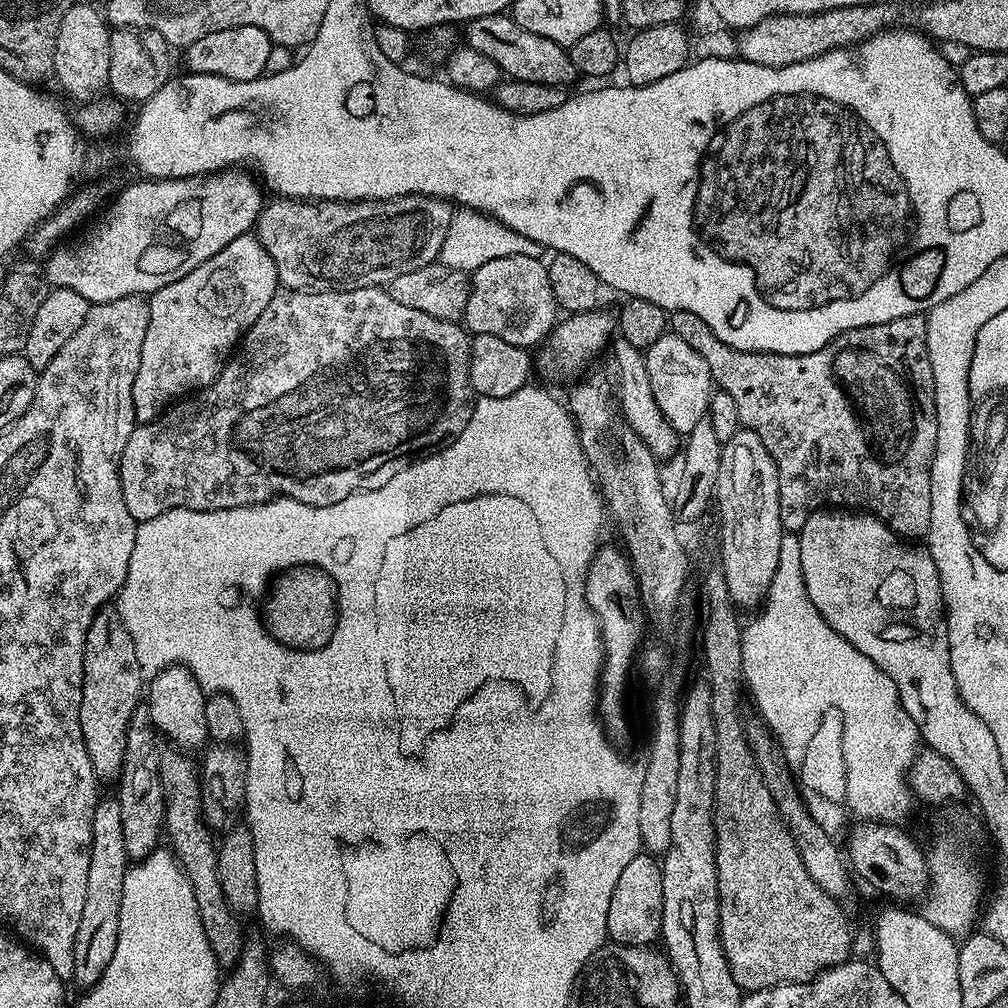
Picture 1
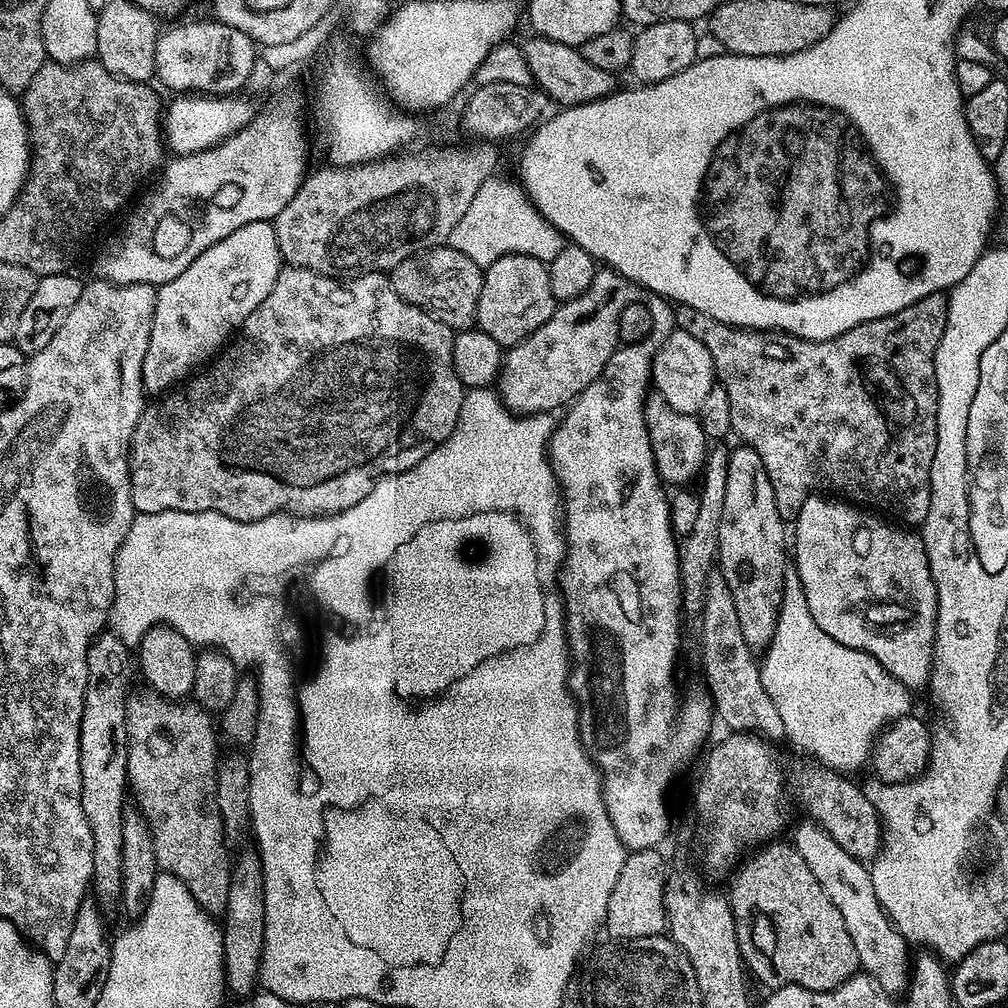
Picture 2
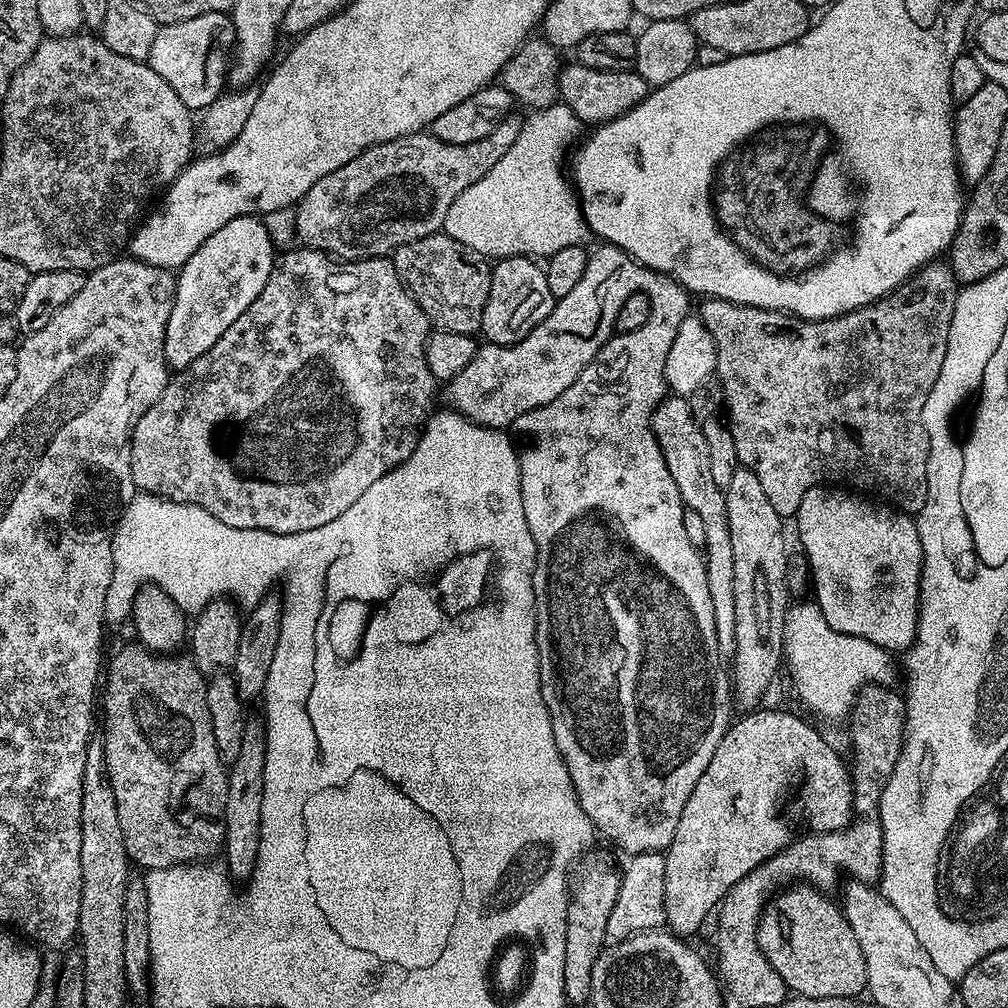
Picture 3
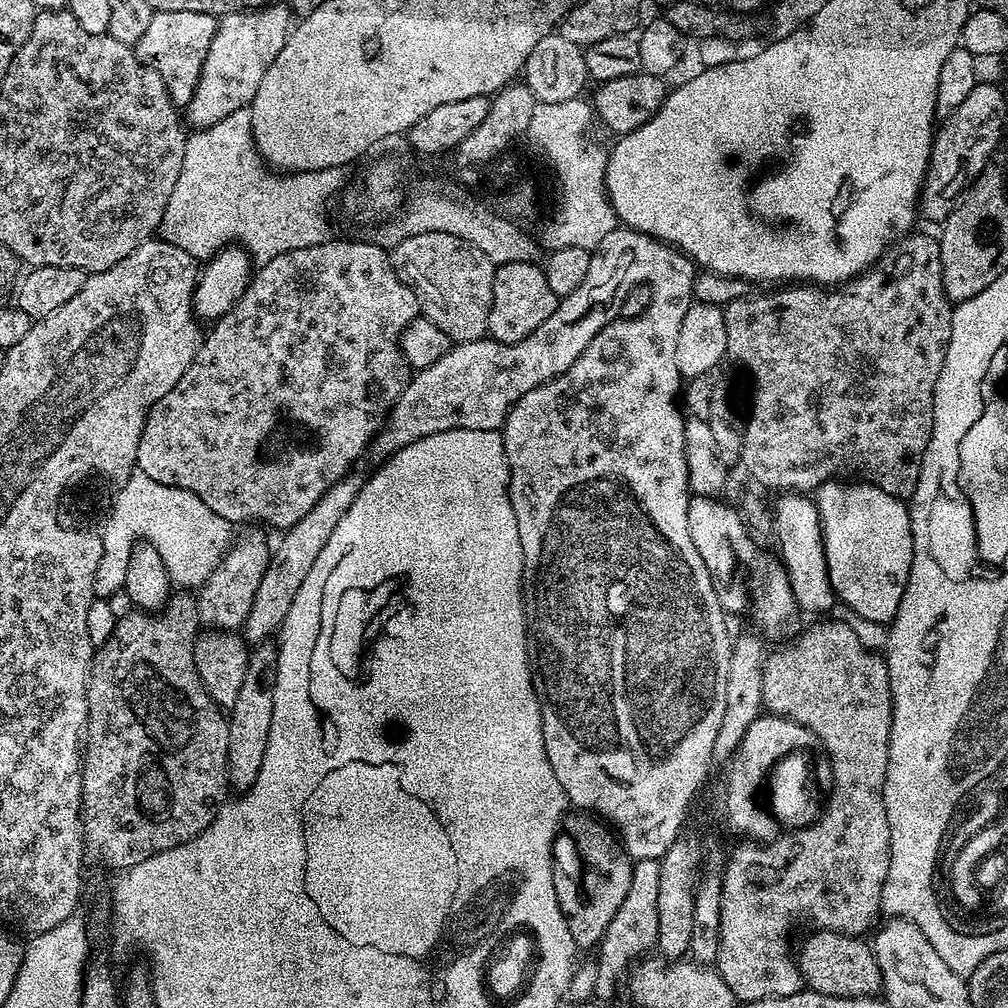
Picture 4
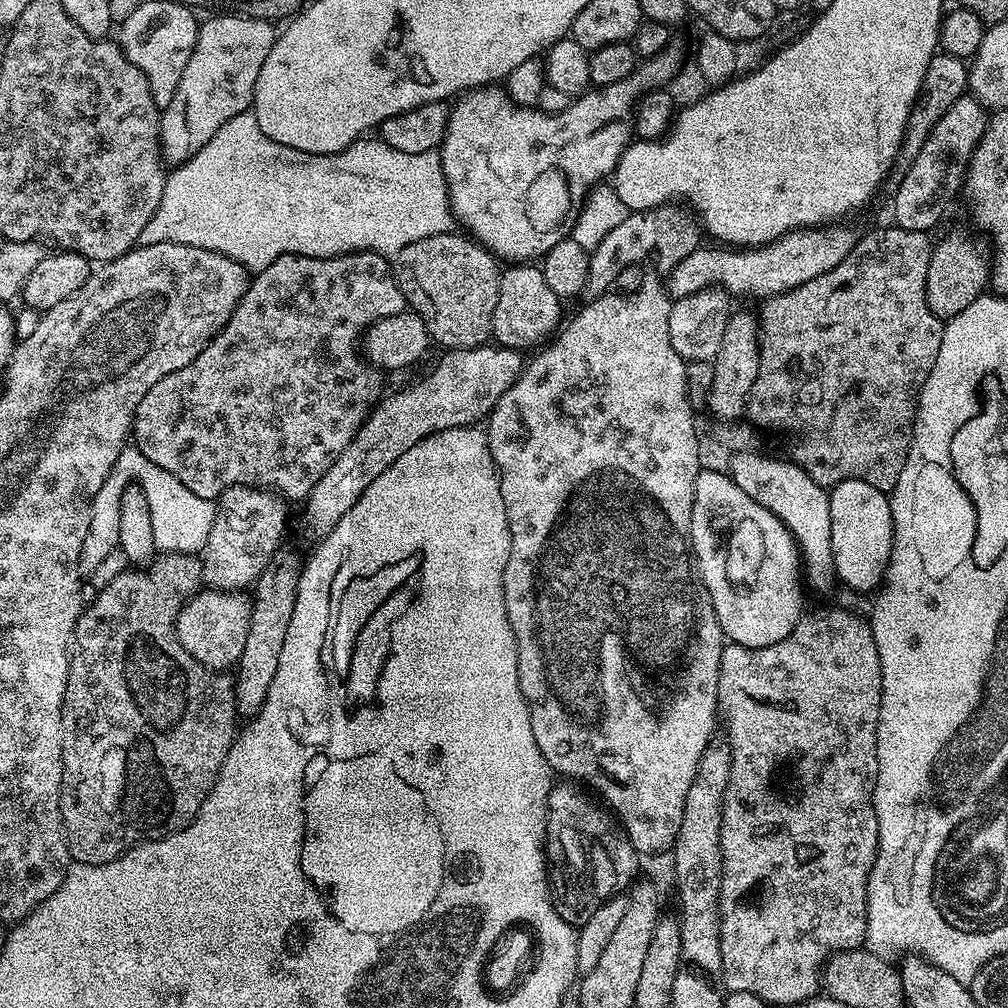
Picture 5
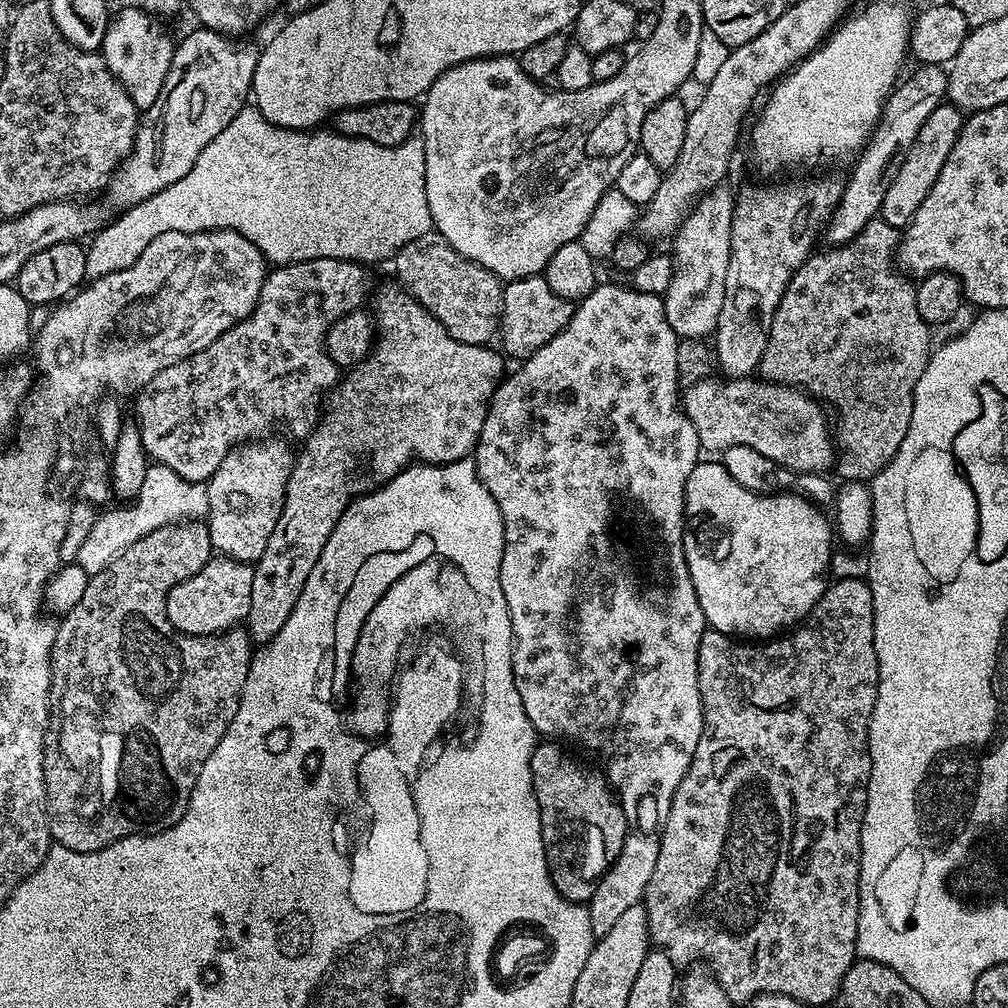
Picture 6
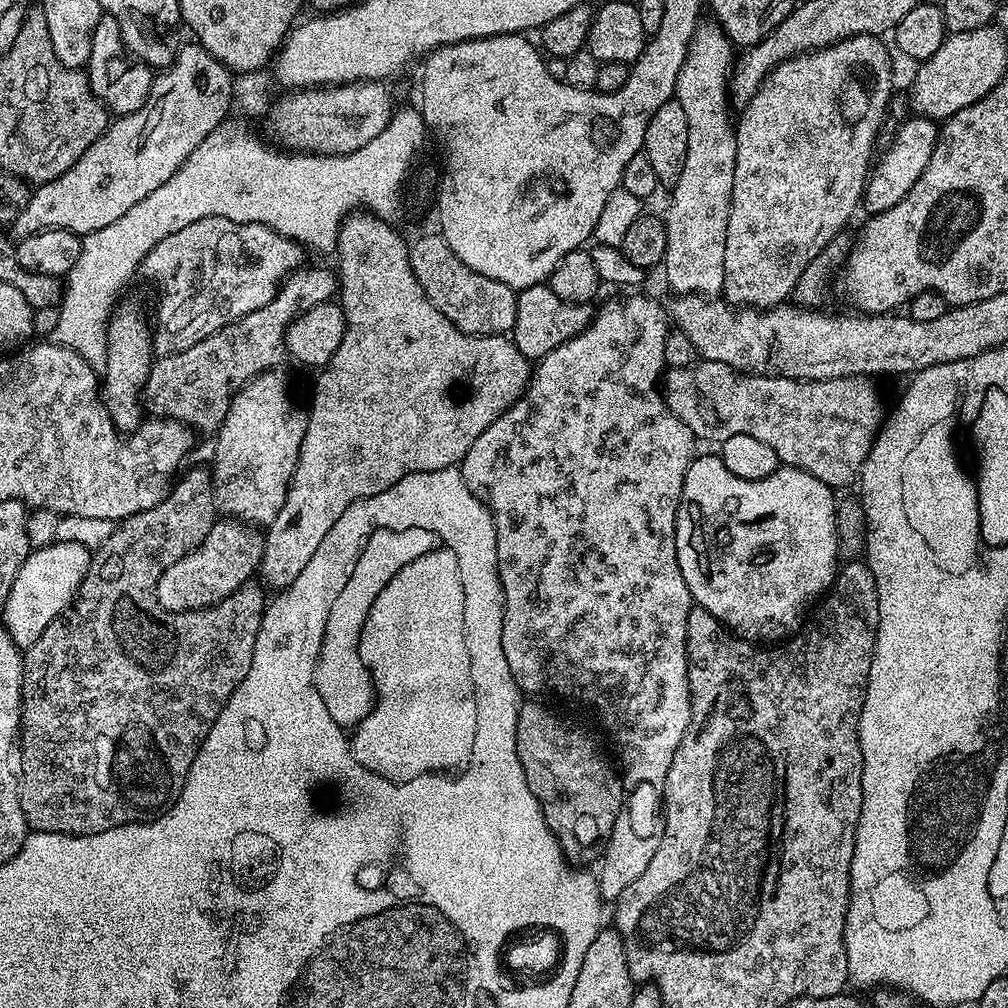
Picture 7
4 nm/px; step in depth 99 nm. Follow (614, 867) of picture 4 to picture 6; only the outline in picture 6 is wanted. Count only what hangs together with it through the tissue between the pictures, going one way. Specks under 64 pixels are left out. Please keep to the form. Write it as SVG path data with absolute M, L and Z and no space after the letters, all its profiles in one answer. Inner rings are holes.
M556 742L537 743L530 758L530 774L536 801L540 807L540 825L548 863L548 877L551 878L552 885L556 887L560 897L572 901L573 904L584 904L594 894L596 883L618 858L624 839L630 835L630 818L624 812L624 807L603 771L596 769L595 772L594 769L571 760L559 747L563 748Z

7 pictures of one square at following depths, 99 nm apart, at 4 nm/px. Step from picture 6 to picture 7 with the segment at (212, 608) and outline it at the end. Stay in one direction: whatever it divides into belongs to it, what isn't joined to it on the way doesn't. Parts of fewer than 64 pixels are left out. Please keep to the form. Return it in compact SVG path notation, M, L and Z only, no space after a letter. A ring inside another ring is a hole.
M231 518L217 519L204 541L193 552L174 562L174 566L166 569L162 578L158 578L158 602L162 602L162 606L171 612L197 612L203 608L215 608L218 602L233 596L251 581L248 580L251 576L255 577L259 573L264 557L264 537L265 533L259 527Z

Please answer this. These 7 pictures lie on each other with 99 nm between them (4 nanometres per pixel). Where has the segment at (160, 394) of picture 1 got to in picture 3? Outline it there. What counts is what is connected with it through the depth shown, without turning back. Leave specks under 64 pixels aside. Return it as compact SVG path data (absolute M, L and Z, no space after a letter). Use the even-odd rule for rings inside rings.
M256 214L226 222L222 230L214 230L214 234L190 254L176 276L176 295L172 298L170 318L164 331L164 360L169 369L189 368L238 322L250 302L262 294L262 286L266 286L277 259L268 225Z

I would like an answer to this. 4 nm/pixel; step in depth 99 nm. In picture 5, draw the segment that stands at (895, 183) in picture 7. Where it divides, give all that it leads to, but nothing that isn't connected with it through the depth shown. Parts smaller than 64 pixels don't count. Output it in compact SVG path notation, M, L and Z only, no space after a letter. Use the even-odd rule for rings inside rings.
M971 94L958 98L958 102L954 102L954 106L950 106L950 110L942 114L942 118L938 118L922 150L918 150L918 158L914 158L906 174L899 177L896 201L892 204L892 212L896 215L895 227L915 232L933 231L932 227L943 218L948 203L961 191L968 163L989 119L984 105Z

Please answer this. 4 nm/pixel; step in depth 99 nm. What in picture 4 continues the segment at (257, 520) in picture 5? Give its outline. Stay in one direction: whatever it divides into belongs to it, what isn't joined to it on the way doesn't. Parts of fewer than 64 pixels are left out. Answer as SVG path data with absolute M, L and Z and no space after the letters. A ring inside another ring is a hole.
M248 532L245 536L237 535L225 552L223 560L213 567L206 582L198 589L196 609L201 625L212 630L243 629L244 620L250 614L250 606L254 606L262 574L266 574L269 559L270 544L264 541L262 533Z

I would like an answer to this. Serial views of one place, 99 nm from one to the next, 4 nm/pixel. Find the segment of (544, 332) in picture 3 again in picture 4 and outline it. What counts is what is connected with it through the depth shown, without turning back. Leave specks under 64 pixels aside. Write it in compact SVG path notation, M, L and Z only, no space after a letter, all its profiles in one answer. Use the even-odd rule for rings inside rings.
M623 226L610 230L610 234L606 234L606 238L602 238L602 242L598 242L598 246L591 249L591 254L585 280L579 284L578 290L574 290L574 294L563 297L557 303L554 314L550 314L550 318L546 318L546 322L542 322L538 330L526 334L526 338L513 344L503 344L491 338L471 340L465 344L456 342L442 358L438 358L438 362L434 362L434 366L419 369L409 379L406 390L402 390L398 402L384 421L383 428L376 433L376 439L370 445L370 456L373 456L376 462L383 462L398 450L410 446L410 442L418 442L418 438L426 438L442 430L503 429L508 411L519 402L522 394L530 394L530 390L570 370L574 358L582 354L582 350L610 321L619 317L620 303L634 285L648 284L653 289L668 286L671 280L676 280L679 276L685 276L688 282L692 282L698 275L697 265L680 249L665 244L662 240L655 240L645 232Z

